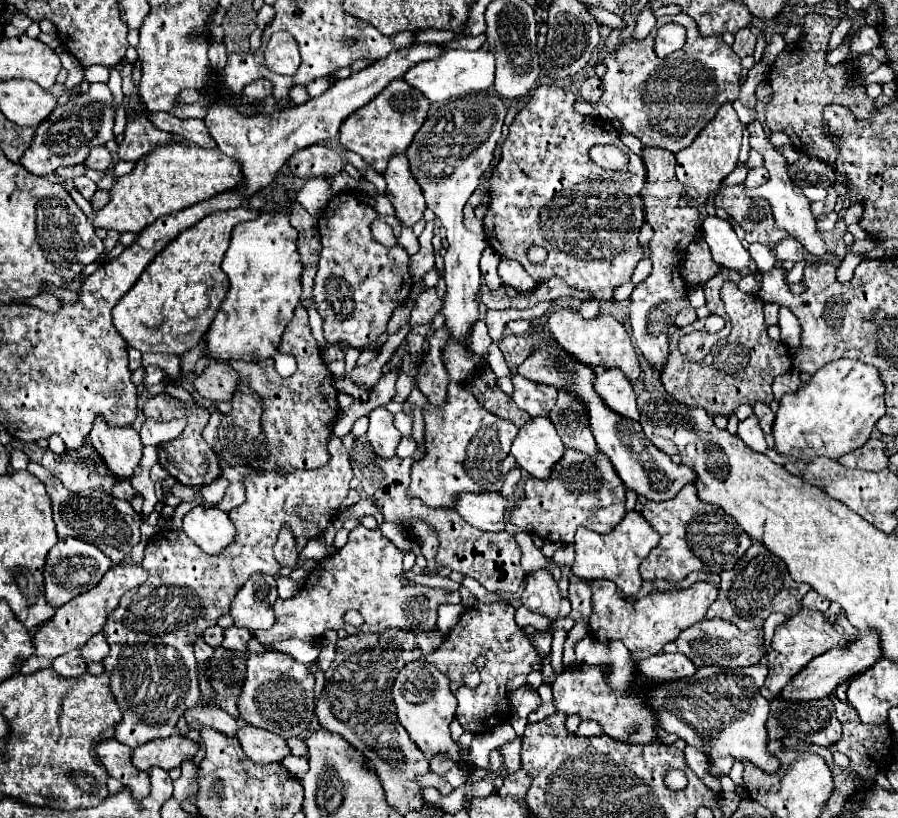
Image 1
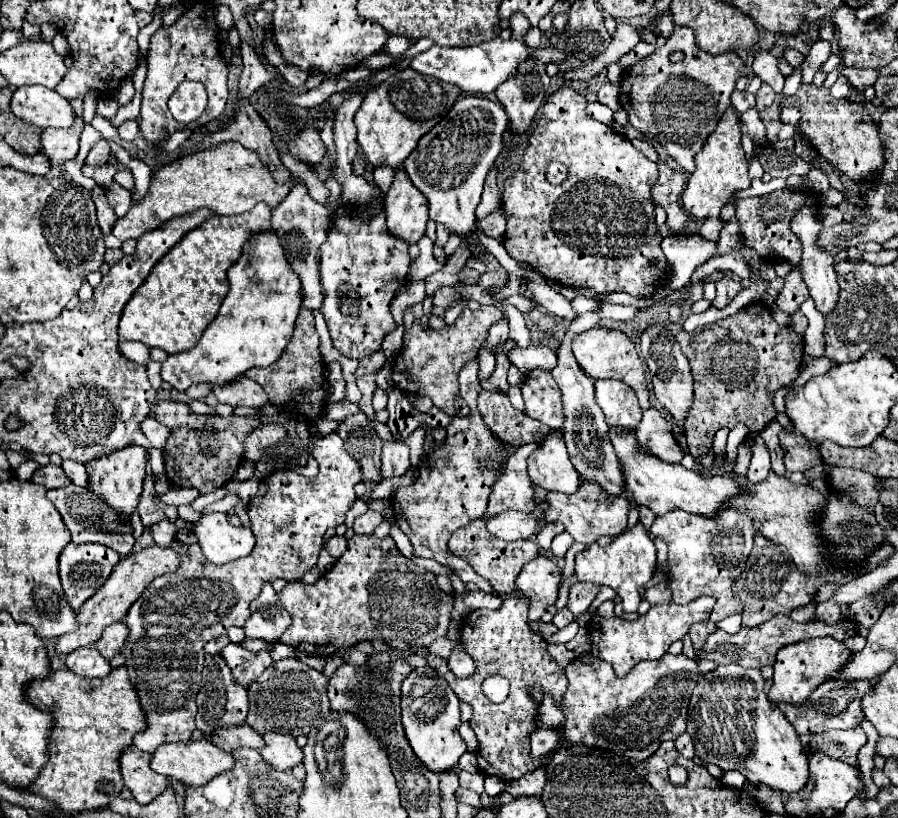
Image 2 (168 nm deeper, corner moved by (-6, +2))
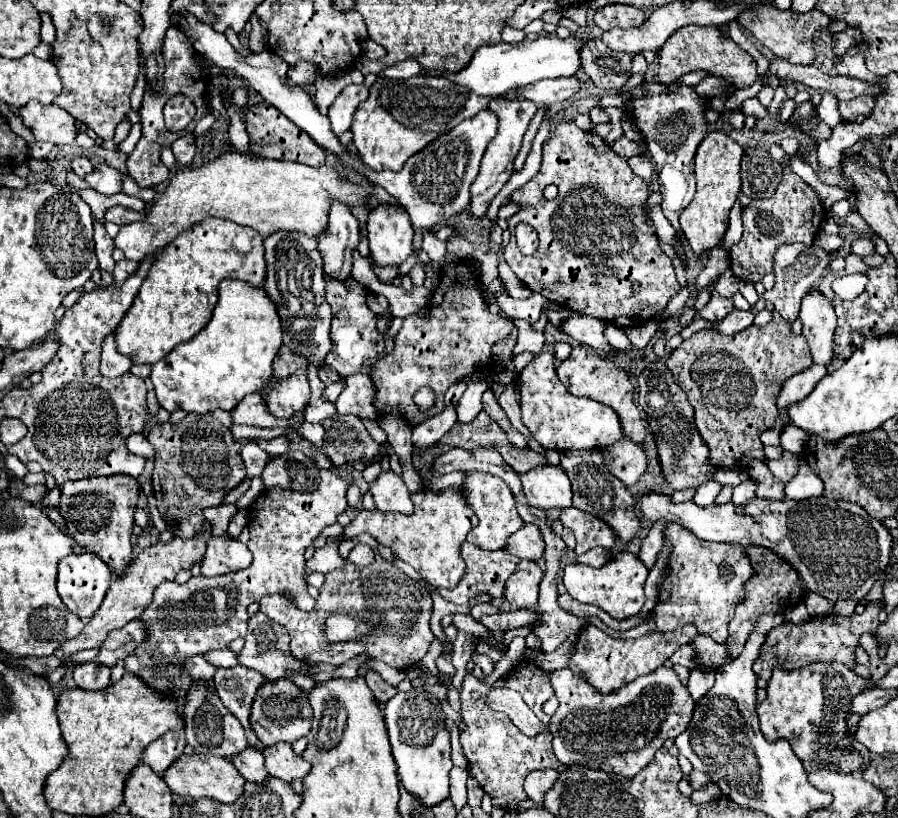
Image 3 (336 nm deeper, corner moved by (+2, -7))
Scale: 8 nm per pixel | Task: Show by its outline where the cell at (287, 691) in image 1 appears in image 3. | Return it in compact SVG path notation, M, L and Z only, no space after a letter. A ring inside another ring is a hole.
M278 685L274 687L274 691L270 691L272 695L266 695L266 687L258 689L254 703L252 703L252 715L250 715L250 723L252 729L256 733L256 737L264 743L264 745L276 745L280 741L286 743L294 743L300 737L306 737L312 729L312 709L308 705L308 695L298 689L294 685L294 689L290 689L290 685Z

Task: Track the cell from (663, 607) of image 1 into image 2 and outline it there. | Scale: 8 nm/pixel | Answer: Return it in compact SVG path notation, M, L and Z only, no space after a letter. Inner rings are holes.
M700 596L700 600L692 600L692 604L656 604L652 606L644 616L638 616L636 620L624 620L614 614L614 600L606 600L600 604L596 614L590 620L588 632L592 648L590 652L614 666L616 676L626 676L634 664L642 660L658 660L666 654L668 646L674 640L680 640L684 634L688 634L688 628L696 622L708 620L716 600L710 596Z

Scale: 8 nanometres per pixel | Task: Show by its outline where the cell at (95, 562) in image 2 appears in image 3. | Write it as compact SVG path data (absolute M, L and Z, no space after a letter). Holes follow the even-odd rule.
M72 553L64 557L58 565L58 593L64 605L76 613L82 621L88 621L104 601L104 595L112 583L110 569L94 553Z

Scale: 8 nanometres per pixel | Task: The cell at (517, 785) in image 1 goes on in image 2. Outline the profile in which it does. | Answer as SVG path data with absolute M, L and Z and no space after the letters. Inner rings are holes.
M536 768L530 774L524 774L520 780L508 782L506 792L510 792L514 798L524 796L524 794L526 796L540 796L544 782L546 782L546 772L542 768Z

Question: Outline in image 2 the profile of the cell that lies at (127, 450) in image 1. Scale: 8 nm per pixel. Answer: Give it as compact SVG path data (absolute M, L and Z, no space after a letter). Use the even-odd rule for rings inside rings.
M132 446L132 448L122 448L120 452L110 452L108 456L100 456L96 460L90 460L86 464L86 470L88 470L92 490L98 492L108 502L108 506L130 516L132 510L140 502L142 482L146 476L146 452L144 452L144 448Z

